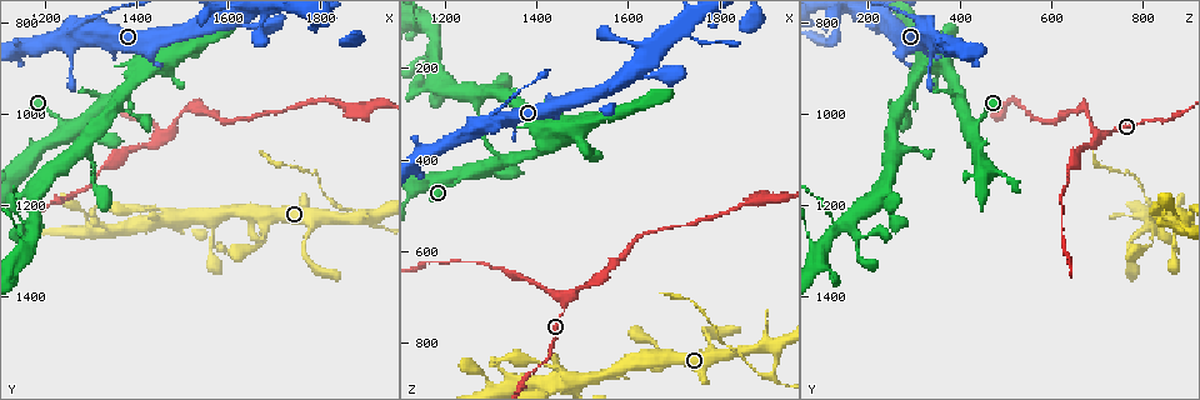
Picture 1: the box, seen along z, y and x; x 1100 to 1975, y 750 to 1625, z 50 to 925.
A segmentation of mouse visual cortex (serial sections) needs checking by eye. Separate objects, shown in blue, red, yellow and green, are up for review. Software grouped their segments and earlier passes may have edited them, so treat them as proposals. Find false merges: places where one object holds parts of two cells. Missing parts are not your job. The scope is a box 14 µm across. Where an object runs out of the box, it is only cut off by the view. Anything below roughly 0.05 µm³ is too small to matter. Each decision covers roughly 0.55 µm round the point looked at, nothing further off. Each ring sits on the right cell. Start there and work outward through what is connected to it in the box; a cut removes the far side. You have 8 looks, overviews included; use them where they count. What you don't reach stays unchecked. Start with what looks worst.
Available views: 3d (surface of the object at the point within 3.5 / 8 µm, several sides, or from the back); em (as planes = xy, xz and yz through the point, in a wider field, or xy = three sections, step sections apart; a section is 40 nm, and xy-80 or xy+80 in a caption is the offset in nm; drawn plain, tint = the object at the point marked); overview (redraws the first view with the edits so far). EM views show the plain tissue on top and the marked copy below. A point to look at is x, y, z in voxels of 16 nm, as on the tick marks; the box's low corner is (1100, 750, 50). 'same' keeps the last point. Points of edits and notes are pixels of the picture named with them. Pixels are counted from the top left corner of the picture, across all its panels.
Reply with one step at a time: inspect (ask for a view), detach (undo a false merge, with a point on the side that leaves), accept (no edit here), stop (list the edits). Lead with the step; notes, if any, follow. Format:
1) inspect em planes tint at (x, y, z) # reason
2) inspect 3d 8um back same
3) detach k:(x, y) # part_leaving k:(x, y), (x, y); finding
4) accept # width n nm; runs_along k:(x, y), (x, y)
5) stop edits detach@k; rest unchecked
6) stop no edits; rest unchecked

inspect 3d 3.5um at (1845, 1225, 825) # branch point

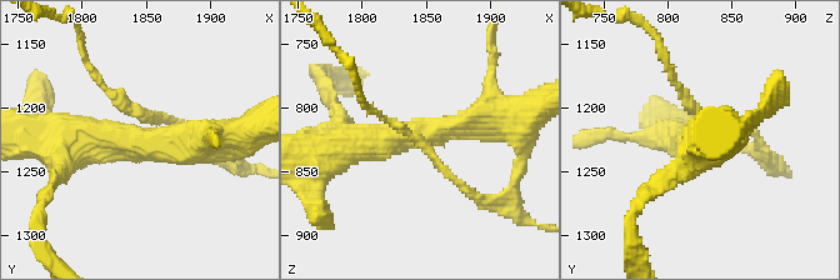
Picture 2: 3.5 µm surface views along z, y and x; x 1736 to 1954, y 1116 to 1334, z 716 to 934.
accept # runs_along 2:(335, 150), (493, 119); continuous, no second cell

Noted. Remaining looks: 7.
inspect 3d 8um at (1285, 810, 330) # thin arm on a thick one

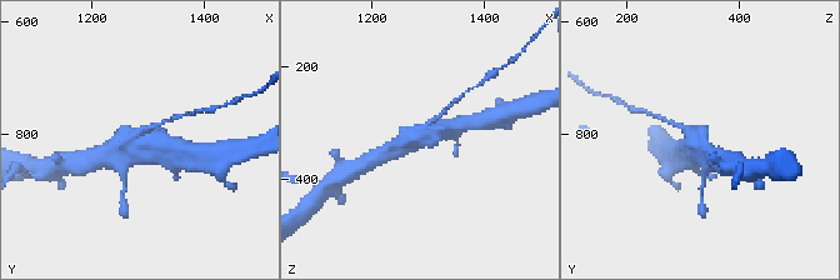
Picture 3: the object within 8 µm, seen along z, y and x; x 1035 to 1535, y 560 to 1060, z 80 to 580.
inspect em xy step 5 tint at (1285, 805, 320) # need the tissue

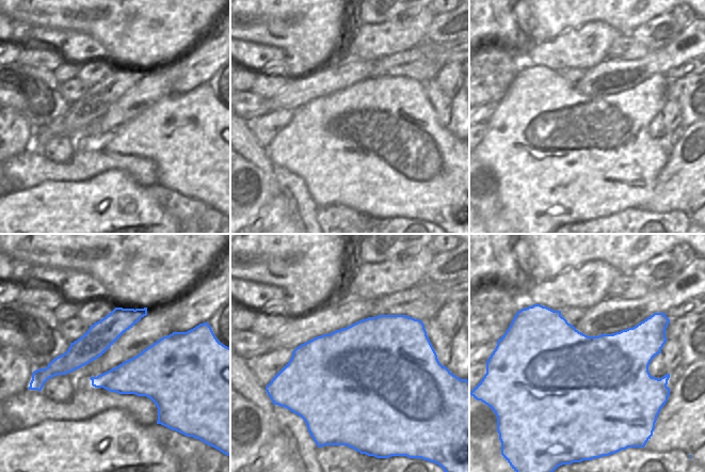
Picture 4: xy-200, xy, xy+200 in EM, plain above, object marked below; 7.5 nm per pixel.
accept # width 900 nm; runs_along 3:(451, 125), (408, 146), (385, 153); one cell here

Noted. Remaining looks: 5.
inspect 3d 3.5um back at (1405, 910, 380) # sudden change in width

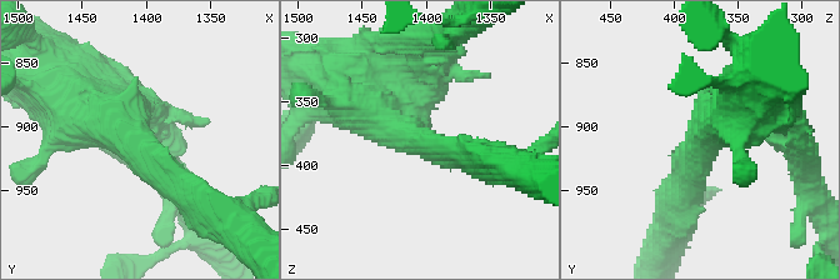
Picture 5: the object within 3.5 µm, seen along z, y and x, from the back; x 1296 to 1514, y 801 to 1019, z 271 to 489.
inspect em xy step 5 tint at (1408, 916, 380) # arm_widths 350, 600 nm; now the EM

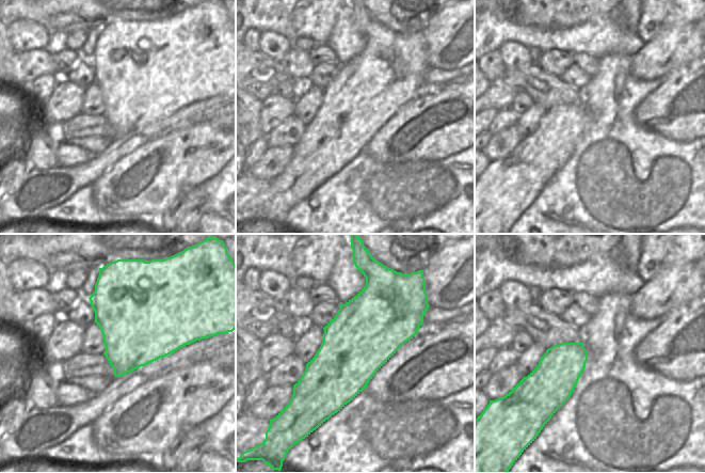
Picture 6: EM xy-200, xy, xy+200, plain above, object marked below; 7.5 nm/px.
inspect em xy step 2 tint same # cut it another way

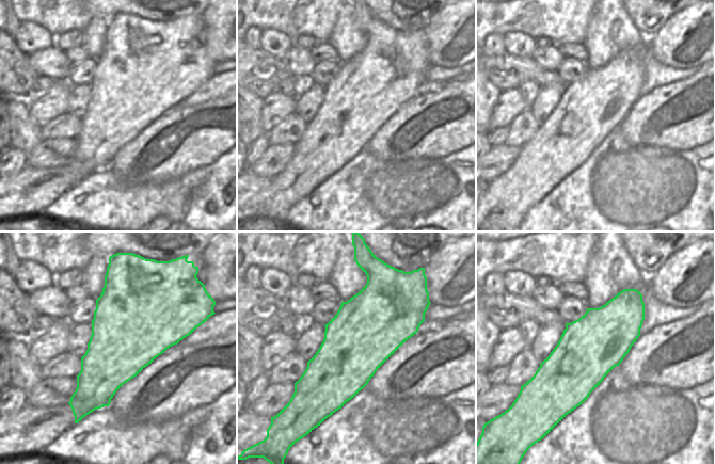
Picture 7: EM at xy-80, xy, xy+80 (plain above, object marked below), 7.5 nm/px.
accept # runs_along 5:(198, 201), (105, 118), (114, 101); all the same cell

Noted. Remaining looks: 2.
stop no edits; rest unchecked

